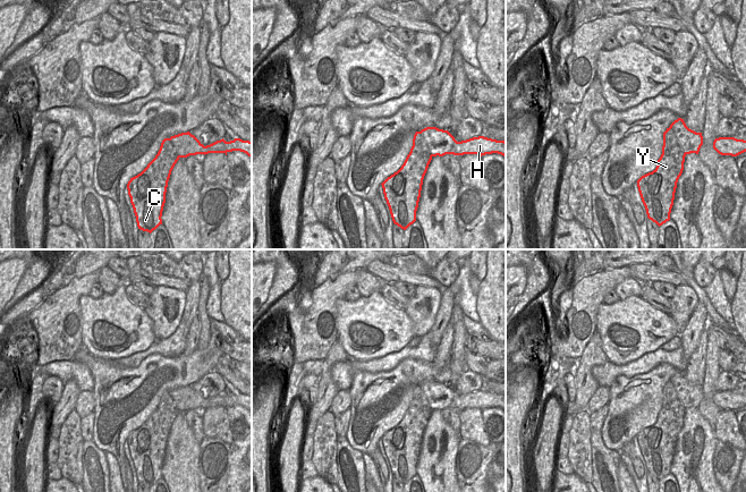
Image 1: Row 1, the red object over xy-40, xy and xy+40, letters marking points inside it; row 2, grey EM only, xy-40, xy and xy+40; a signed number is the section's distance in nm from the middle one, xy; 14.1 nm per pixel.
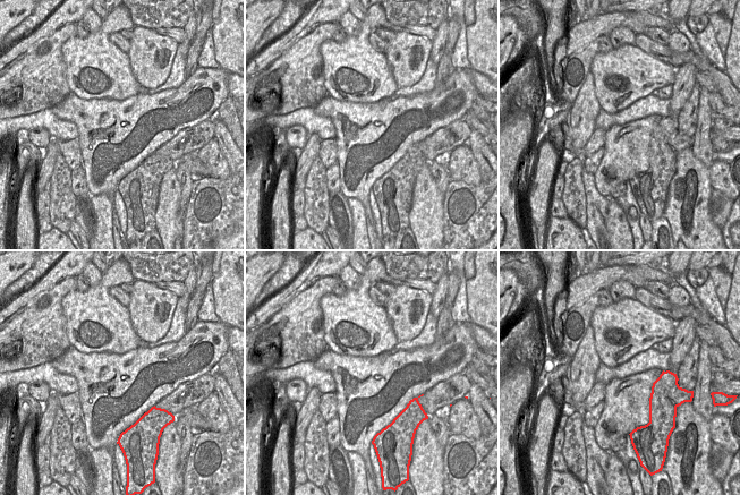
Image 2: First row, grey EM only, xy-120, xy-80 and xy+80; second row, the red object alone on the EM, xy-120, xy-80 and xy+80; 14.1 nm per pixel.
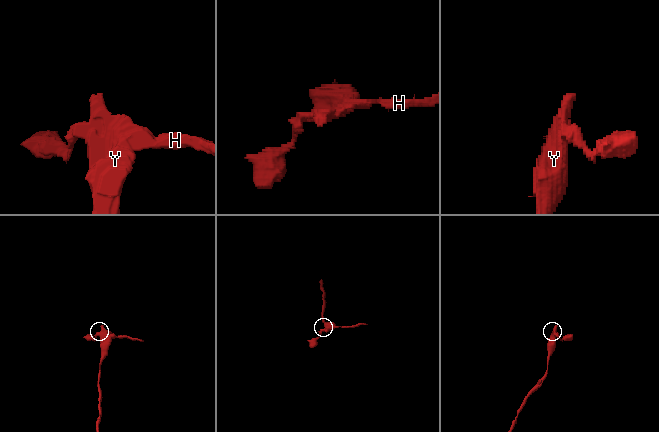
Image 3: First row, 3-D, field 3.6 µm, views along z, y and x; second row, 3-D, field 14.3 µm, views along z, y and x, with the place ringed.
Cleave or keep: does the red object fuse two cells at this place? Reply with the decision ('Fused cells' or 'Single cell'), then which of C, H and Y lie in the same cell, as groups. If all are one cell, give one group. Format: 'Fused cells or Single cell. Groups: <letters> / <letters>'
Fused cells. Groups: C Y / H.

